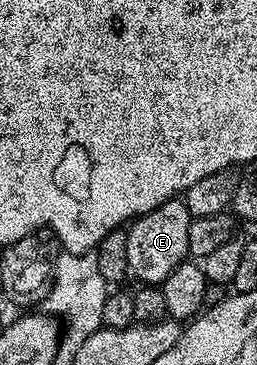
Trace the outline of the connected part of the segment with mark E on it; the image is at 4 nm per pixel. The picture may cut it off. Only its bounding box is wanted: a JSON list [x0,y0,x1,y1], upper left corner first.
[126,197,194,285]

